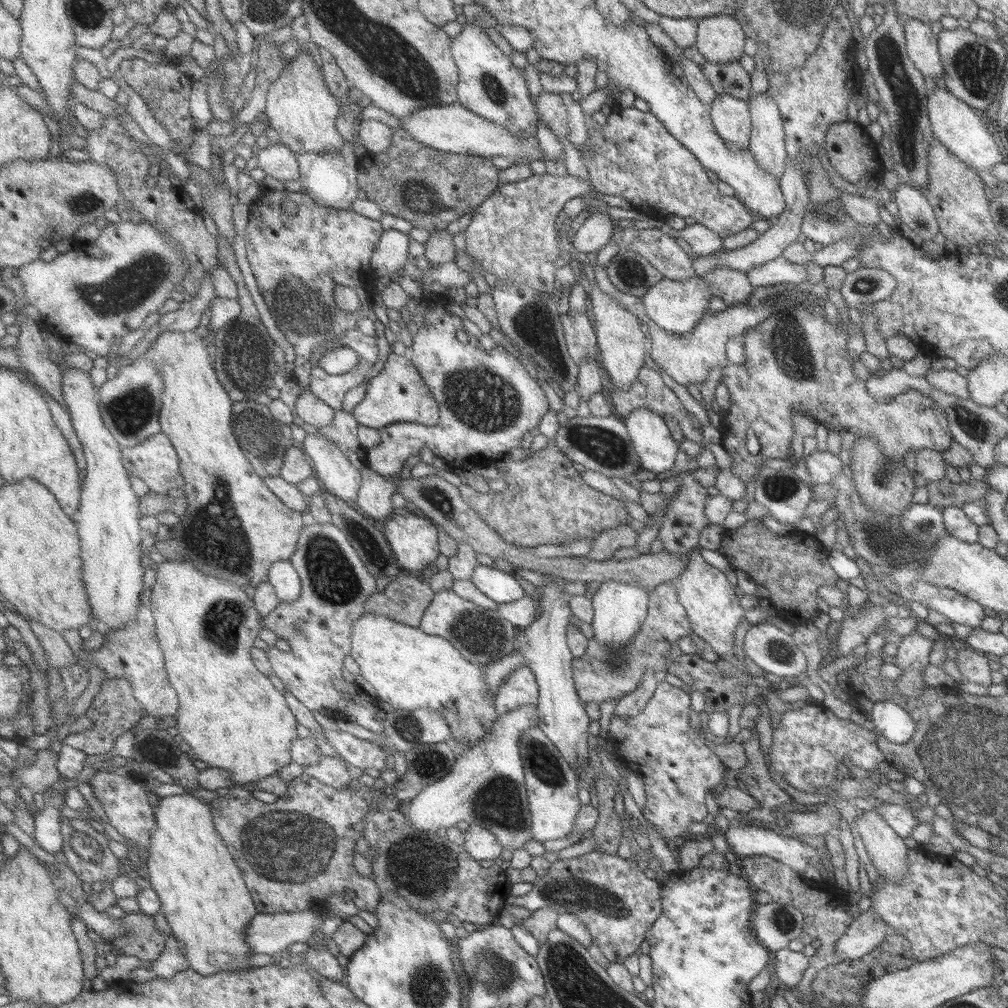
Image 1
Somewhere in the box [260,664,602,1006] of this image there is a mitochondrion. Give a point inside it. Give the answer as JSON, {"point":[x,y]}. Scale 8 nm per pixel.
{"point":[496,972]}

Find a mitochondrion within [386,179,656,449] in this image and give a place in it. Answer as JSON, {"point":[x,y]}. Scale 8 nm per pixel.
{"point":[479,397]}

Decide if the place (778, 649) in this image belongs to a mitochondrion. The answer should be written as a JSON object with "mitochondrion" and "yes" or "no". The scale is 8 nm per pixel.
{"mitochondrion":"yes"}

